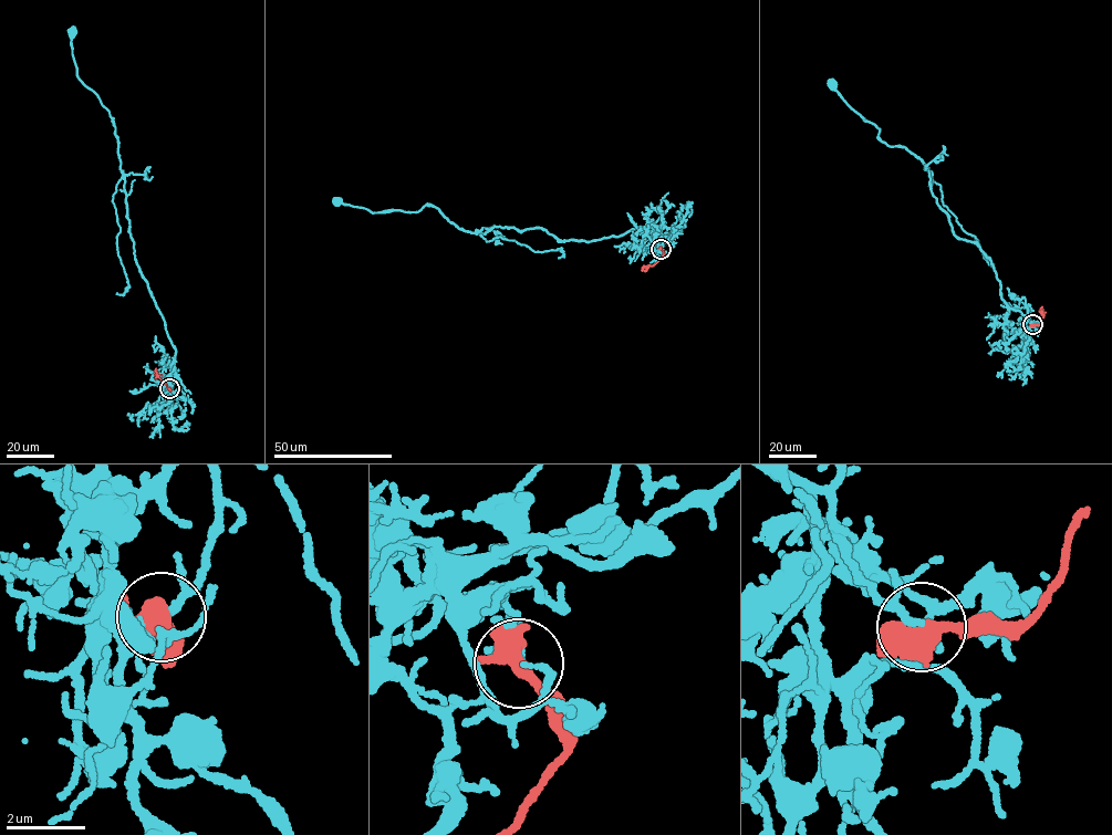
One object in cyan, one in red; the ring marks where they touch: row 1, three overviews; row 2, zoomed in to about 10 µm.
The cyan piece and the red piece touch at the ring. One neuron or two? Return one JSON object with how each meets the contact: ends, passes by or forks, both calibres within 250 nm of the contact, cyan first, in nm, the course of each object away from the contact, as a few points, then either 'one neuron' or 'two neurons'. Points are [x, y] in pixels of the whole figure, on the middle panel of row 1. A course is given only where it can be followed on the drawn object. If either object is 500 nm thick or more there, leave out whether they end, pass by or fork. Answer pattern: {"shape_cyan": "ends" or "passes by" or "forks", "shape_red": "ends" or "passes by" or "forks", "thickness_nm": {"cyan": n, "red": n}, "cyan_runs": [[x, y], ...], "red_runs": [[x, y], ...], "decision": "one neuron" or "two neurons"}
{"thickness_nm": {"cyan": 120, "red": 500}, "cyan_runs": [[661, 249], [636, 228], [588, 241], [562, 241], [538, 227], [467, 232], [430, 206], [374, 212], [338, 202]], "red_runs": [[661, 249], [663, 254], [660, 259], [642, 270]], "decision": "one neuron"}

